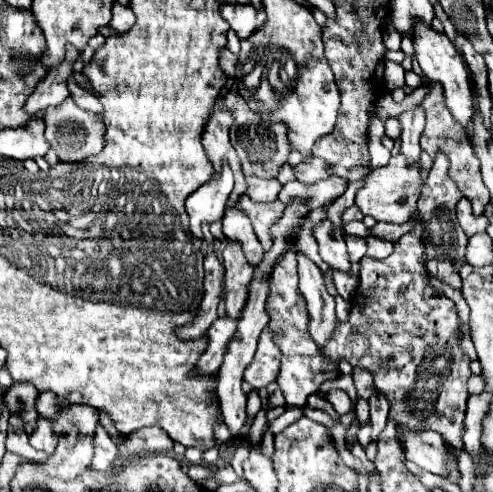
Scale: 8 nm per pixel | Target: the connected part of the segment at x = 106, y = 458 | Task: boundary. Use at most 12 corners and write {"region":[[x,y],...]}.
{"region":[[98,426],[94,436],[94,470],[108,470],[118,448],[108,432]]}

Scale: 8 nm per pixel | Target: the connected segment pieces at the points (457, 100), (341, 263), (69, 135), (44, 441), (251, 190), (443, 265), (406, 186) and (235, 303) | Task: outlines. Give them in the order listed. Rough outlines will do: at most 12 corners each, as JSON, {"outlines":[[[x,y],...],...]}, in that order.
{"outlines":[[[416,22],[416,60],[472,134],[470,72],[446,34]],[[330,220],[314,224],[320,256],[330,268],[350,270],[346,234]],[[72,96],[44,112],[46,140],[60,162],[104,148],[104,120]],[[38,420],[30,436],[36,450],[54,454],[58,438],[50,420]],[[248,176],[248,196],[254,202],[274,202],[282,184],[272,178]],[[444,258],[426,262],[430,276],[462,292],[462,280]],[[404,156],[374,168],[356,206],[378,222],[408,222],[420,170]],[[224,240],[226,316],[240,318],[254,268]]]}

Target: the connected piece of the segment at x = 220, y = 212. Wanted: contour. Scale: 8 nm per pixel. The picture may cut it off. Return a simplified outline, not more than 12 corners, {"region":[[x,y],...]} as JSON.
{"region":[[224,166],[186,198],[192,234],[224,216],[234,188],[232,170]]}

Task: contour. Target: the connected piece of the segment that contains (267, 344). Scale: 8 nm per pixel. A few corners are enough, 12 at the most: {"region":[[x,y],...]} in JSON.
{"region":[[264,328],[256,356],[244,372],[254,390],[278,378],[280,348]]}

